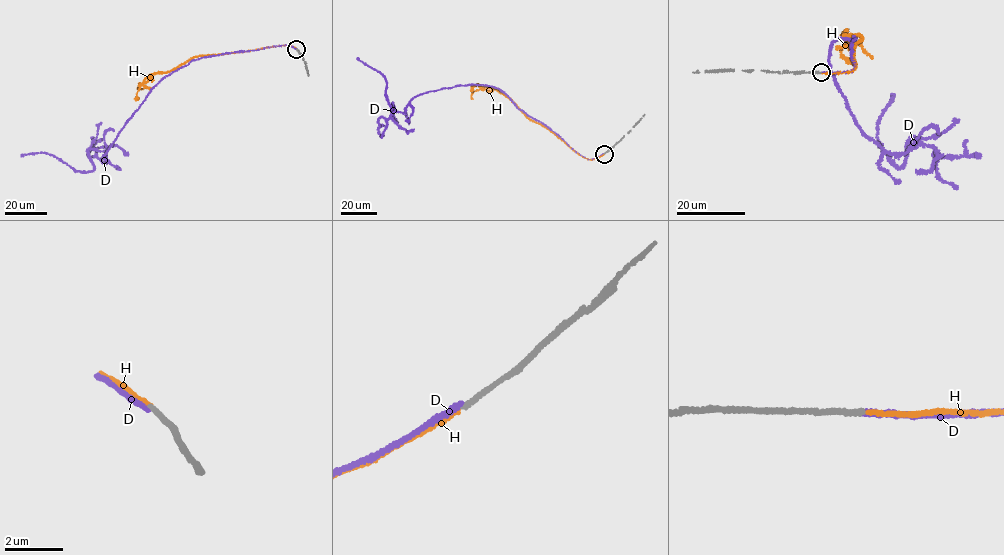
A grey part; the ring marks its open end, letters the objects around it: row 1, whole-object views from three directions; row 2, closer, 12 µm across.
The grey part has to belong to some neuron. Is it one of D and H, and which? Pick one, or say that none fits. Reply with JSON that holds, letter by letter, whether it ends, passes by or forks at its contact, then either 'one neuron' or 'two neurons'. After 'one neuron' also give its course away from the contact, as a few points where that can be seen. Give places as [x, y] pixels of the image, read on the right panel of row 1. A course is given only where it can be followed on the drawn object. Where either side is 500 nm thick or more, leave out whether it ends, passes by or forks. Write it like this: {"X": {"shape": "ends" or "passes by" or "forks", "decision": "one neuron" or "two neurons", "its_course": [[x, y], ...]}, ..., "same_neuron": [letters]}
{"D": {"shape": "ends", "decision": "two neurons"}, "H": {"shape": "ends", "decision": "one neuron", "its_course": [[821, 72], [856, 66], [853, 51], [862, 37], [844, 35], [846, 29], [841, 54], [852, 63]]}, "same_neuron": ["H"]}

